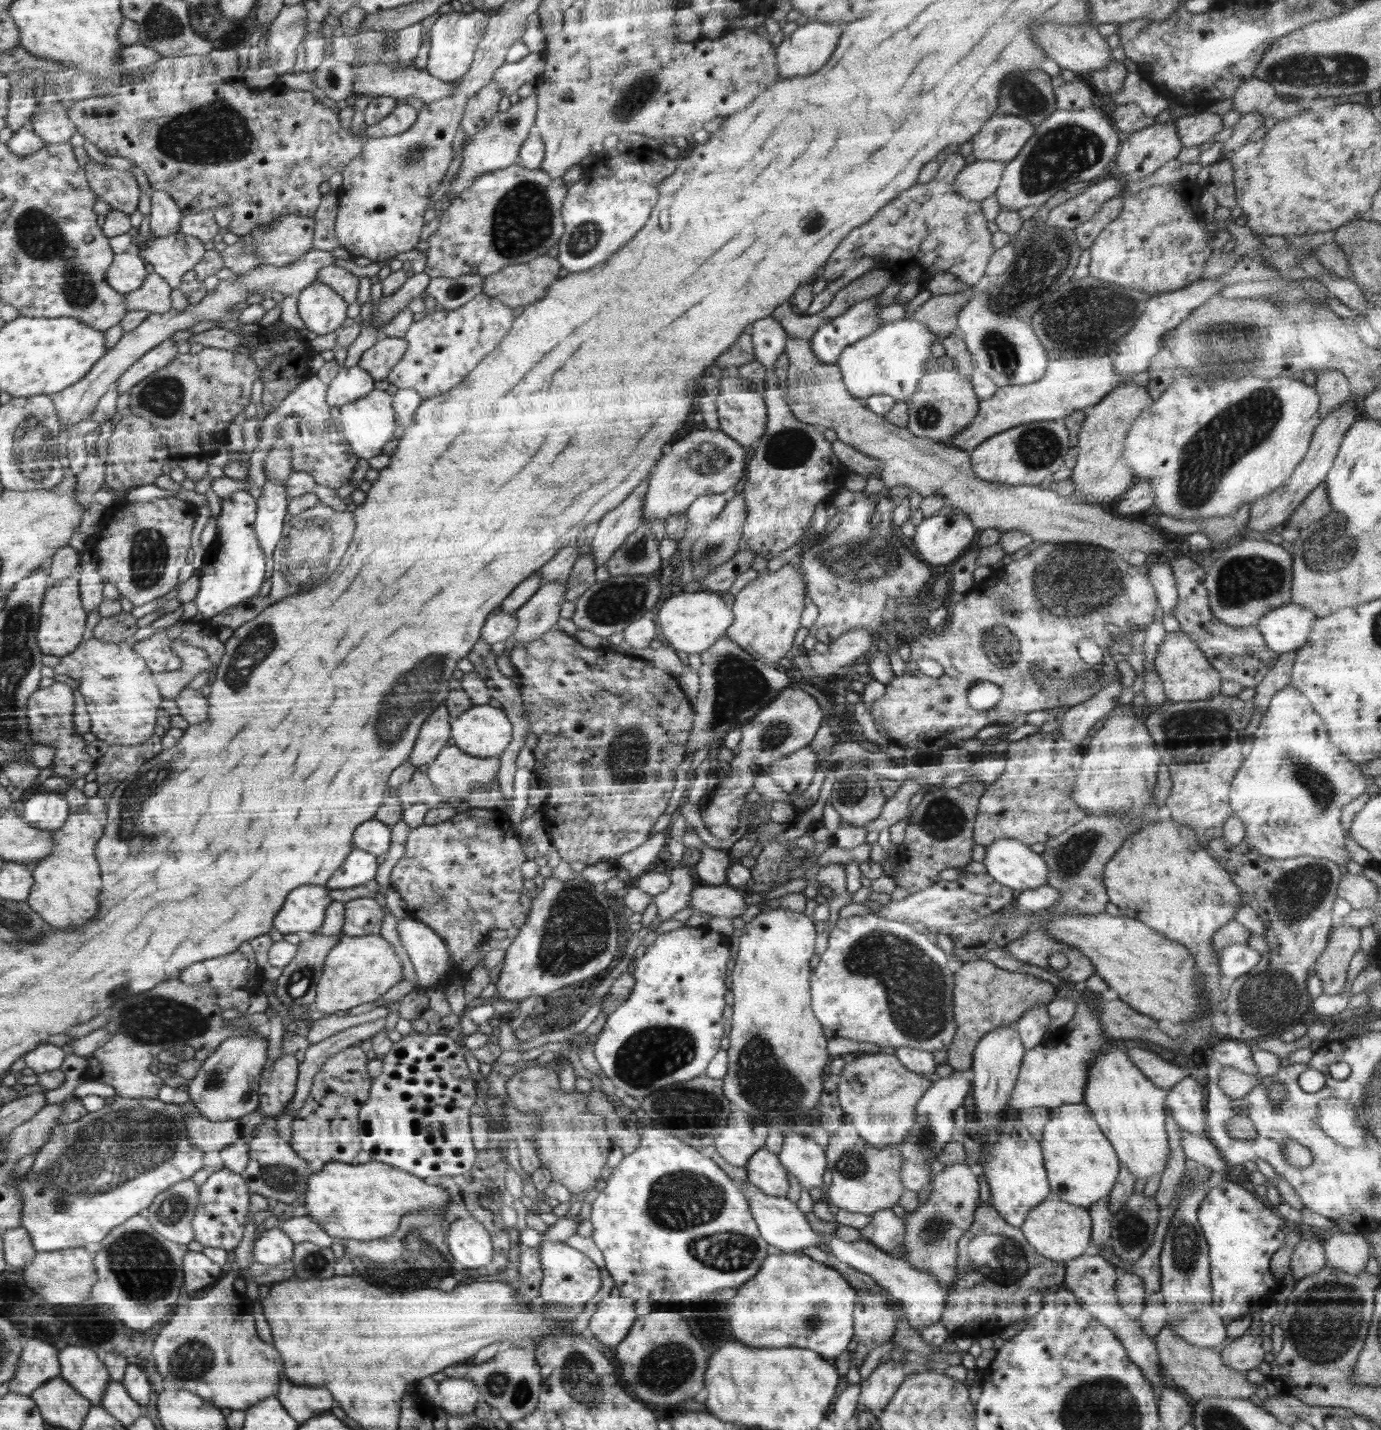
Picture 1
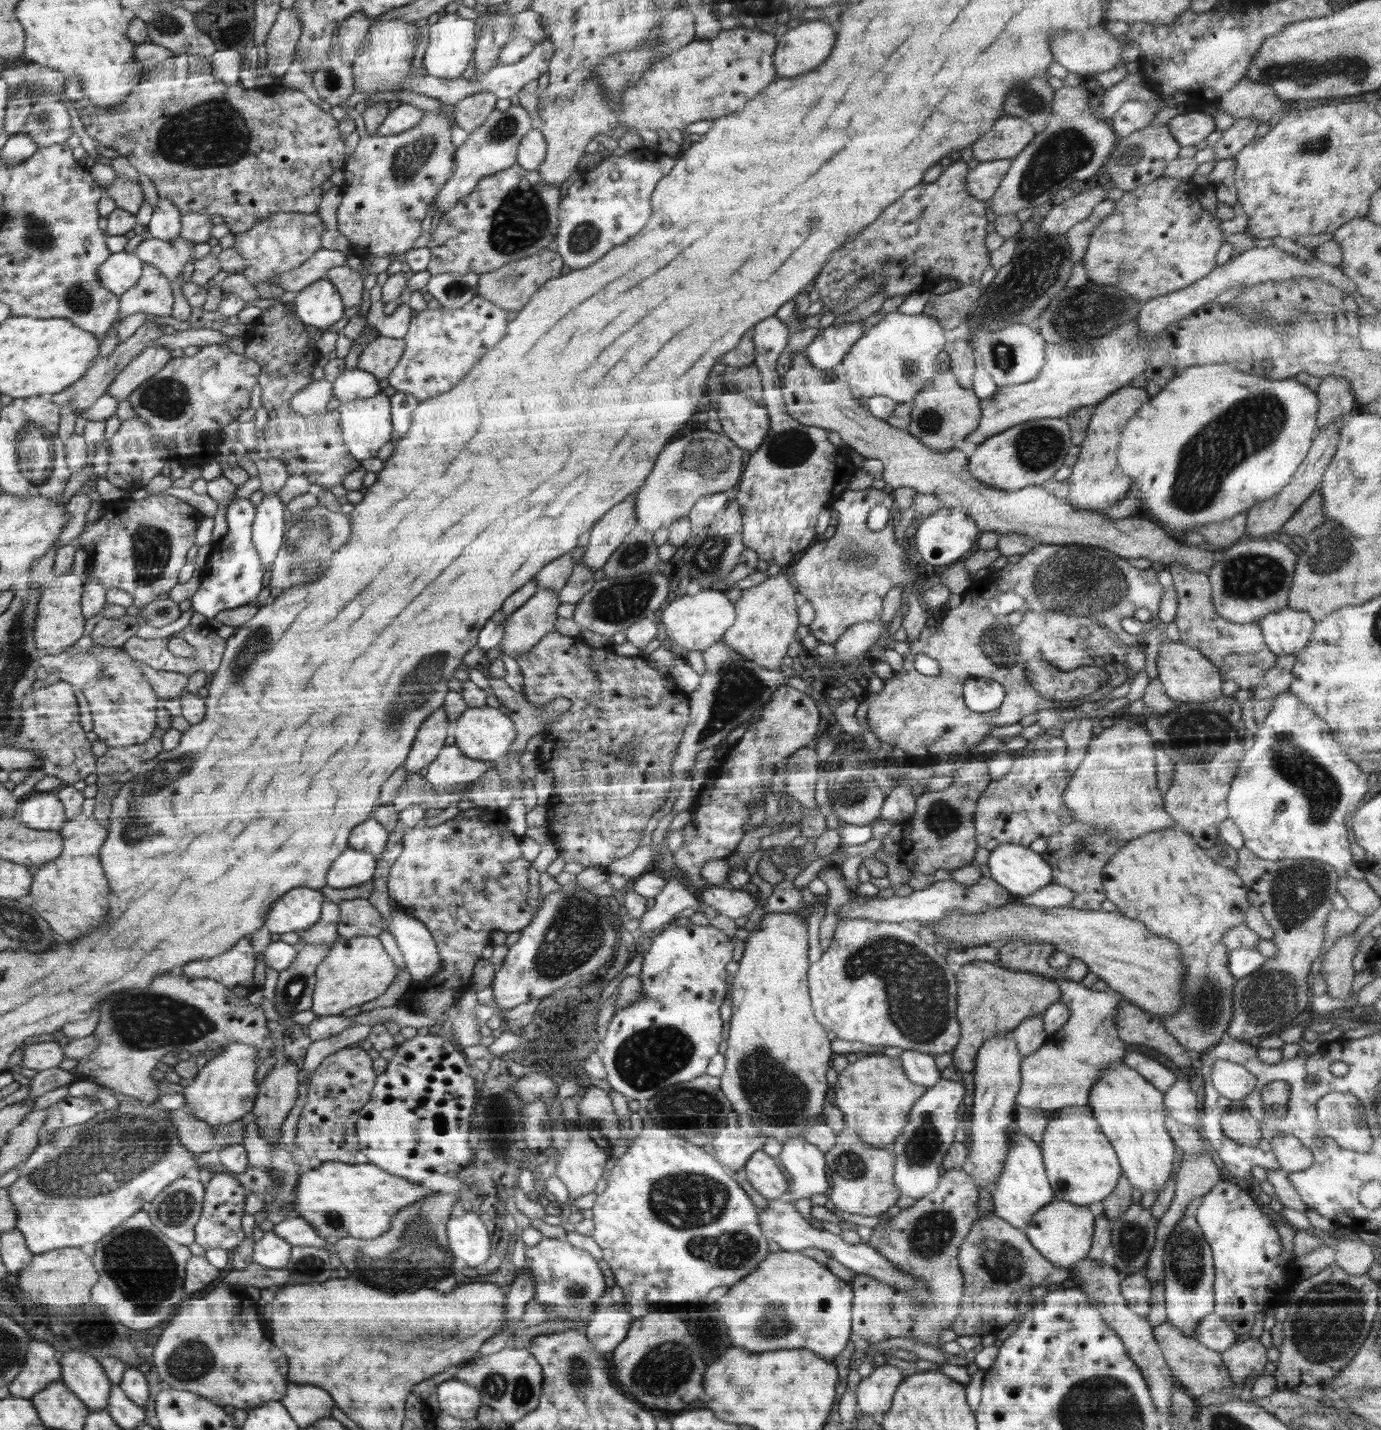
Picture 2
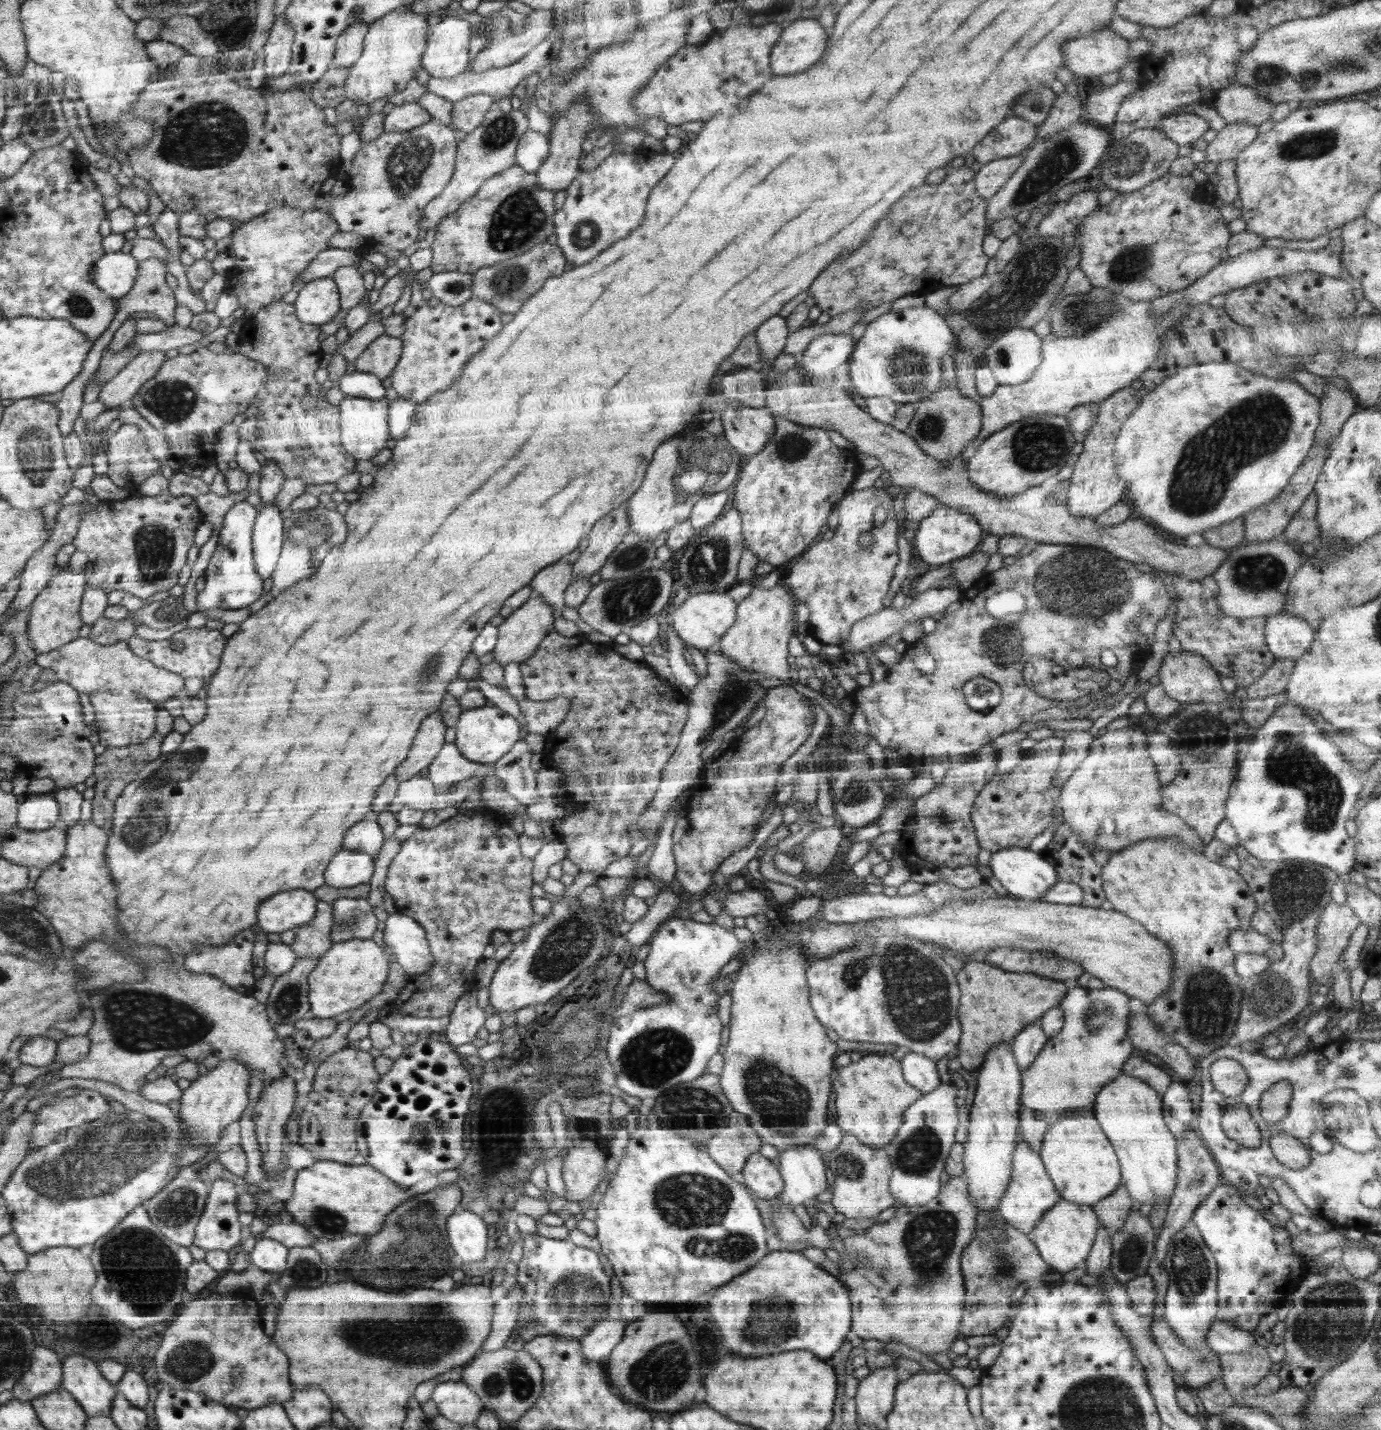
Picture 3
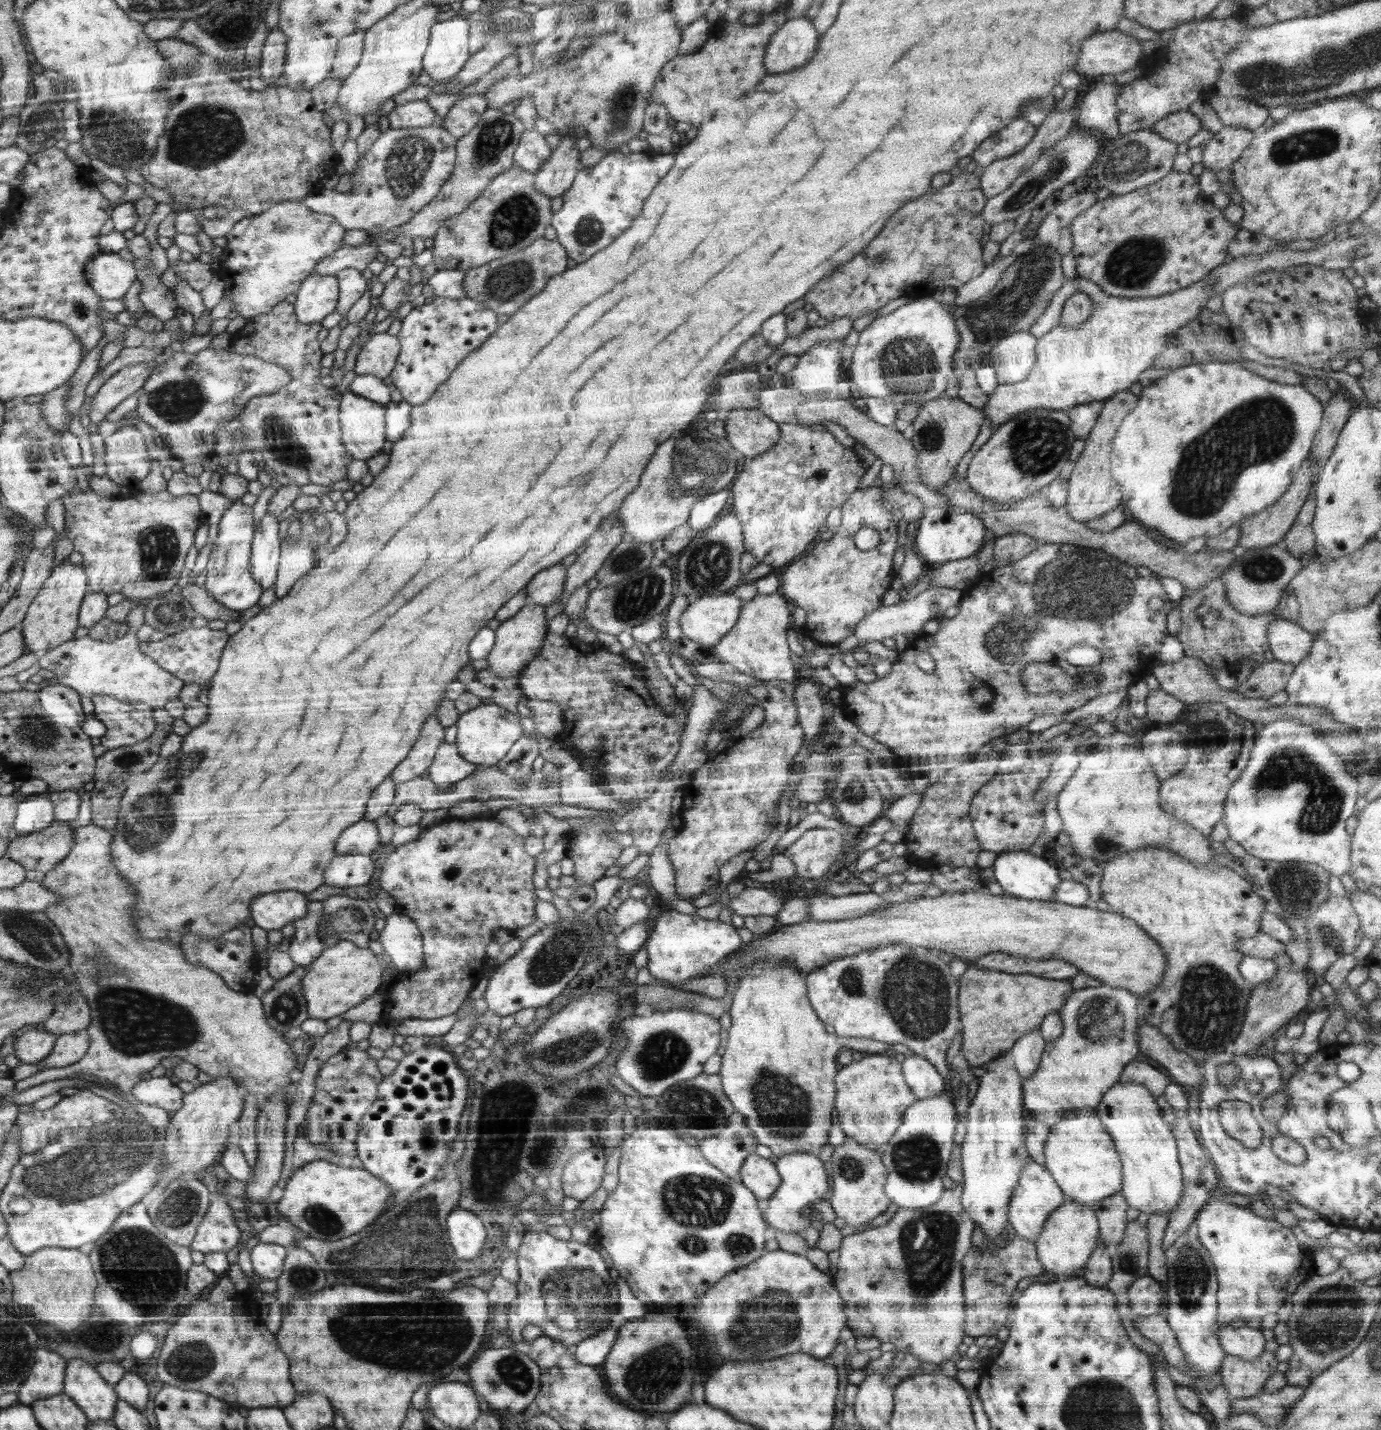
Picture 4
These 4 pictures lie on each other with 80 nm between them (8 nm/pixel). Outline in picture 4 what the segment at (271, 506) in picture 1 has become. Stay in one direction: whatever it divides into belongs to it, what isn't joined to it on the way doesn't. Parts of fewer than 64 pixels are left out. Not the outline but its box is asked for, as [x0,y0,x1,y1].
[251,513,280,590]

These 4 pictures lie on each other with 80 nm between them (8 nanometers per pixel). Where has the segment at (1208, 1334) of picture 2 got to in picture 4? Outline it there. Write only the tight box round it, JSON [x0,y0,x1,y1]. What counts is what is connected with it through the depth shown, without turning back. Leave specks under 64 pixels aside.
[1217,1325,1266,1361]

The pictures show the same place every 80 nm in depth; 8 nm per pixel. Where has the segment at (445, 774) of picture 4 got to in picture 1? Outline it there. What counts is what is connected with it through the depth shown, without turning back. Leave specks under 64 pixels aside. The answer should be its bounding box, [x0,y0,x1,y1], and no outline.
[425,746,501,798]

